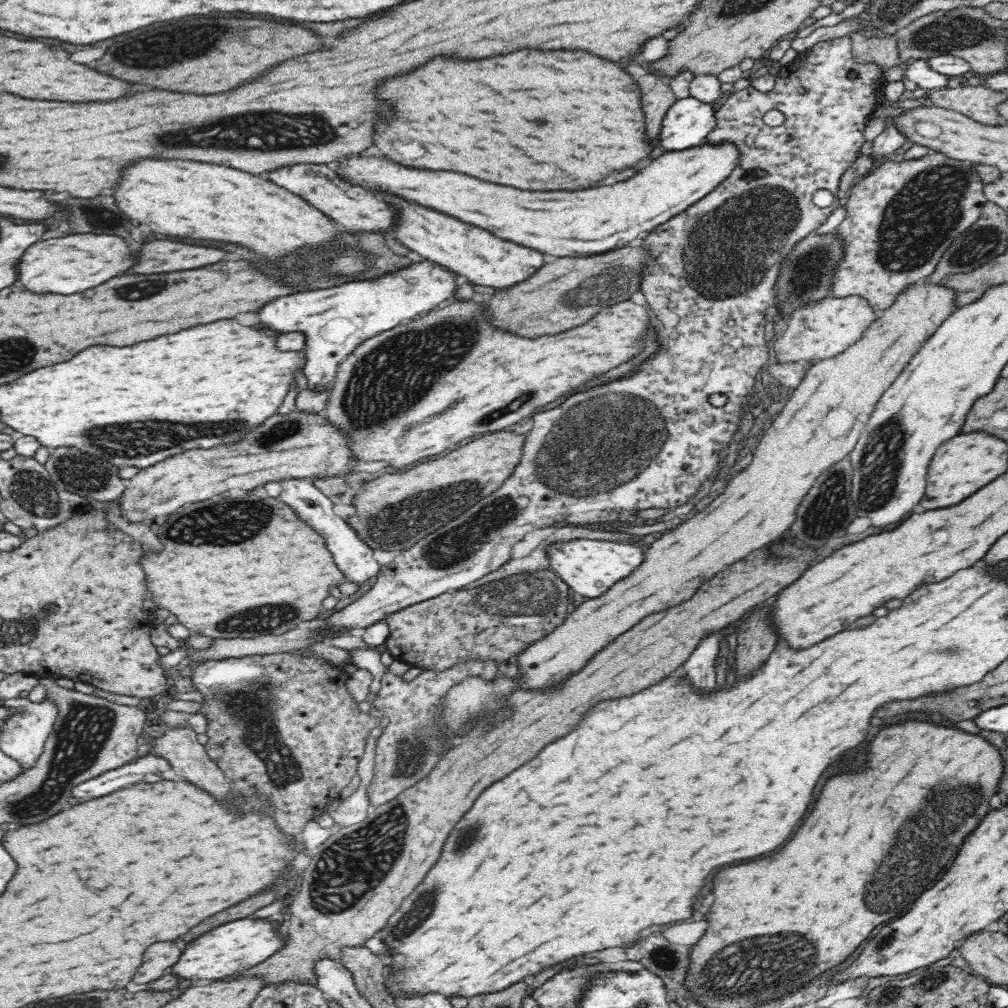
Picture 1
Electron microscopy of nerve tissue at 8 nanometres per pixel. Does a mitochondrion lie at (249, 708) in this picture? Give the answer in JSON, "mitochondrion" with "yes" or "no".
{"mitochondrion":"yes"}

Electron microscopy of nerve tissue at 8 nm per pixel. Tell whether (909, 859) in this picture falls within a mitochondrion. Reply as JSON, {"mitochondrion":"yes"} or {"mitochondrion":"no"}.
{"mitochondrion":"yes"}

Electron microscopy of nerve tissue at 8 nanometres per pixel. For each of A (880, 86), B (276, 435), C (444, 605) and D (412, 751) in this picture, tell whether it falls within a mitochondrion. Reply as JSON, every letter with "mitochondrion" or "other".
{"A":"other","B":"mitochondrion","C":"other","D":"mitochondrion"}

